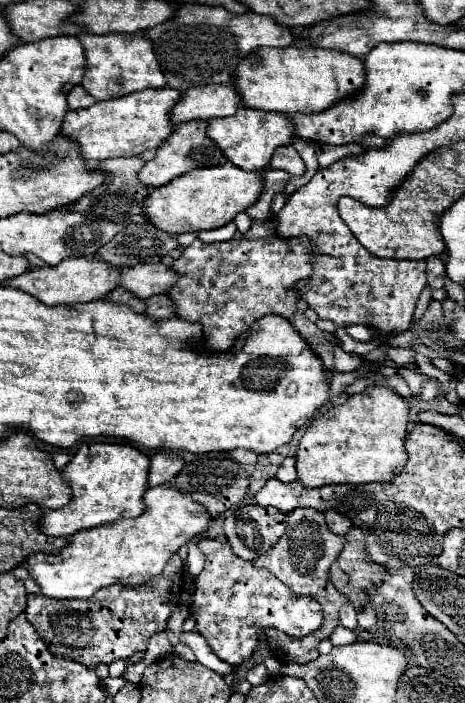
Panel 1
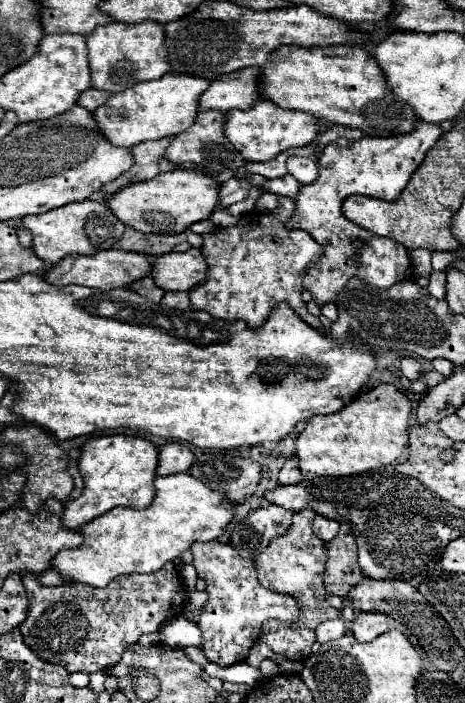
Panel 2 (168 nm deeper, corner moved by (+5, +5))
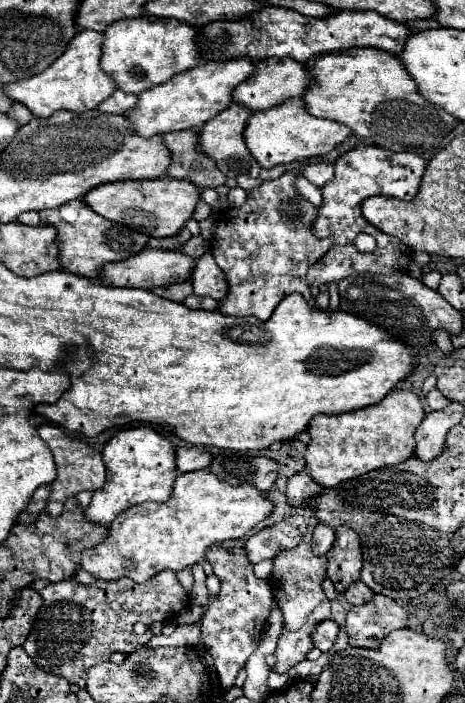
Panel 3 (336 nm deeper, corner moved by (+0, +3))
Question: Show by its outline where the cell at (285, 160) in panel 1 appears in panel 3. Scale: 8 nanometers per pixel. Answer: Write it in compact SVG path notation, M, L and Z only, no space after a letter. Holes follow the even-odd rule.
M320 161L320 163L308 165L308 167L304 169L302 175L304 175L312 185L316 185L316 187L324 187L324 183L328 183L328 181L334 179L334 165L332 165L332 163L324 163L324 161Z

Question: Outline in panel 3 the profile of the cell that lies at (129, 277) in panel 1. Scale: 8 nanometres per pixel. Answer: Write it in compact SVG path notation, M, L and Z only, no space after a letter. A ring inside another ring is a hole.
M210 253L202 255L198 259L198 265L192 273L192 285L194 285L194 295L200 297L212 297L216 301L224 301L228 295L228 283L224 271L216 265Z

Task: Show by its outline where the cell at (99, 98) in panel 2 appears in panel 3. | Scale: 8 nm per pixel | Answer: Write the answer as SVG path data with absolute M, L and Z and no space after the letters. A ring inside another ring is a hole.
M116 91L110 99L106 99L104 103L100 103L100 111L104 113L118 113L118 115L124 115L128 113L130 109L134 109L138 103L138 95L134 93L124 93L124 91Z

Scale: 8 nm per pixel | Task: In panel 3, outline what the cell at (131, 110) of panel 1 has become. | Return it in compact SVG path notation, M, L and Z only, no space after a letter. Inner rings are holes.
M234 59L234 63L202 63L184 73L174 75L168 83L152 87L140 93L136 109L126 113L132 123L132 129L142 137L164 135L170 131L202 127L206 121L216 117L230 105L230 95L234 87L246 79L246 75L254 73L254 63L246 63L246 59Z

